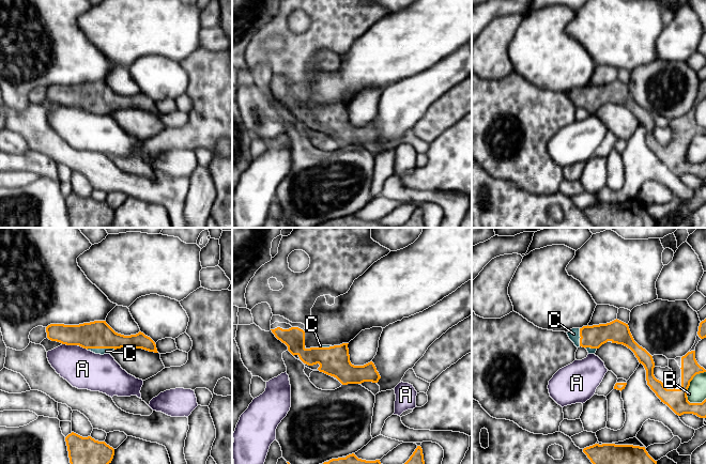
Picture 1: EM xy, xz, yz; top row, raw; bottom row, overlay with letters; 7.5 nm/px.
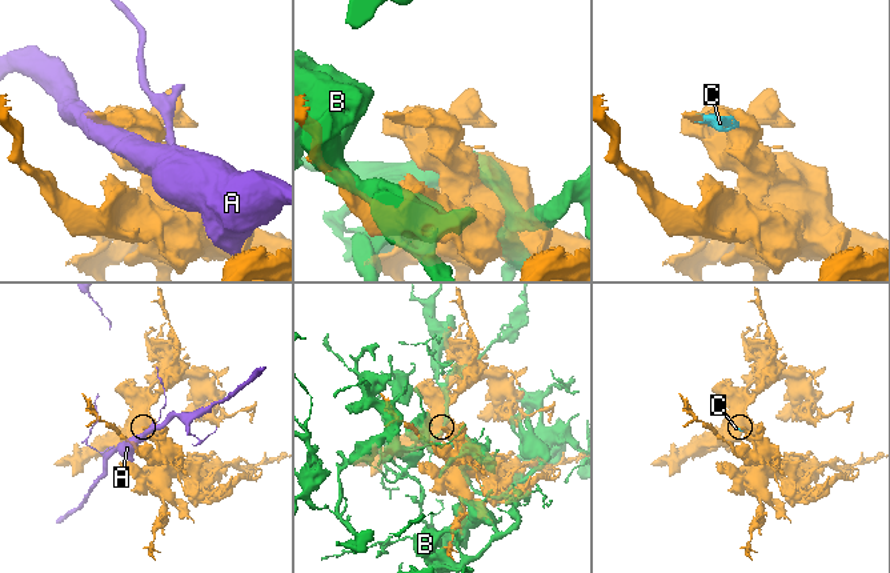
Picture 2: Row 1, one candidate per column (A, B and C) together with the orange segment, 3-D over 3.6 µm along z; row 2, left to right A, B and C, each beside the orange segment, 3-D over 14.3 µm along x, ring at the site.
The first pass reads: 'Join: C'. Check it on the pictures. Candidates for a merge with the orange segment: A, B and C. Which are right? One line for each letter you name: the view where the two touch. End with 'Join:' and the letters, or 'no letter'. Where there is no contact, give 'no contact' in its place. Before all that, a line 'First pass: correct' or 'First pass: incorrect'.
First pass: correct
C: xy
Join: C

